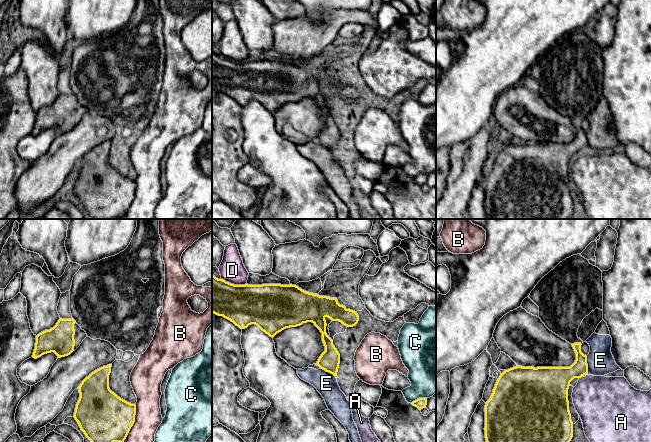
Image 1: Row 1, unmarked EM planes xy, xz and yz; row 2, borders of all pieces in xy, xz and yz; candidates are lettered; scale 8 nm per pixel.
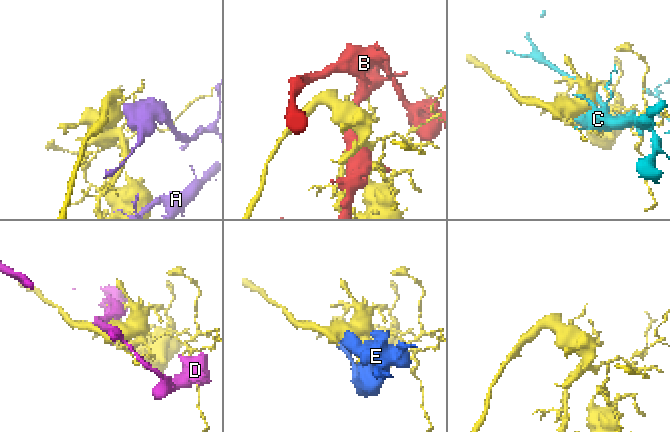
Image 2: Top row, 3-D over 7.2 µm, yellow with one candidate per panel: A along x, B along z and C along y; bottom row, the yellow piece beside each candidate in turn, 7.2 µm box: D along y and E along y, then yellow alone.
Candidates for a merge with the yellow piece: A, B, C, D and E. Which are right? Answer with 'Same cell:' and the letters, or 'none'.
Same cell: E

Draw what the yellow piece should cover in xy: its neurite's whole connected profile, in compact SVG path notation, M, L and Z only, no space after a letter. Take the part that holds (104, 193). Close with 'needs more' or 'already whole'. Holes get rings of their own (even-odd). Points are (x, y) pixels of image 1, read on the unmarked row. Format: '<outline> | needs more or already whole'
M109 140L95 146L78 163L80 173L73 193L92 219L123 219L135 198L136 181L121 175L109 164L111 143Z | already whole

